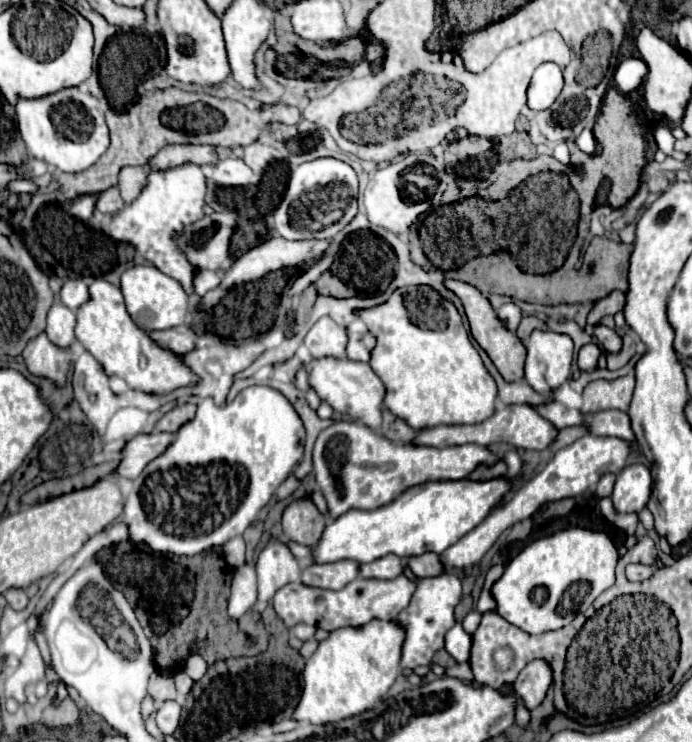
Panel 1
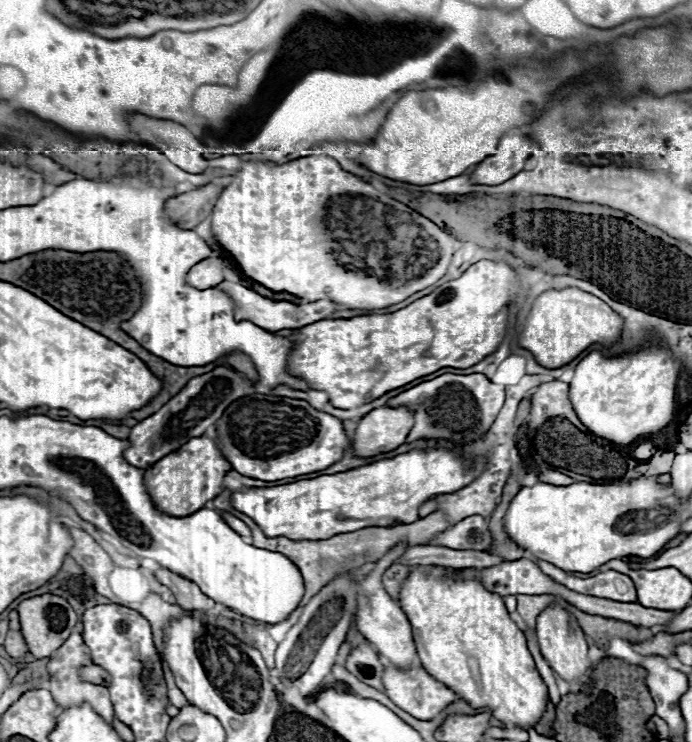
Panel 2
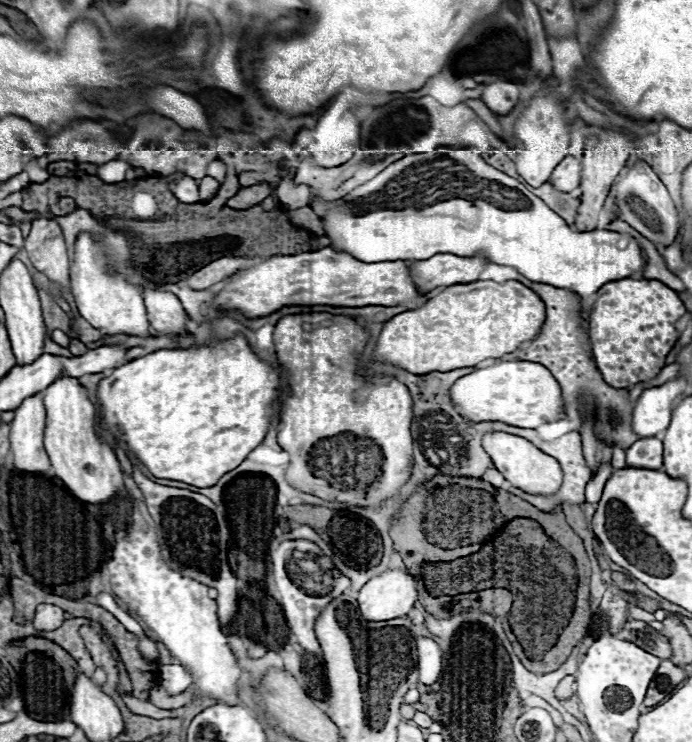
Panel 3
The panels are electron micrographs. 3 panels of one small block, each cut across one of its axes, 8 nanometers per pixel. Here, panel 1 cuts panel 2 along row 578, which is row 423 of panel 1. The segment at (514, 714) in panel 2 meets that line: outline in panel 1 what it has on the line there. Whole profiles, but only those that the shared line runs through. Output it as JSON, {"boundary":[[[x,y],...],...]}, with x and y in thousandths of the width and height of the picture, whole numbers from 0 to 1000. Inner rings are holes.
{"boundary":[[[581,388],[572,391],[561,407],[517,420],[517,426],[543,453],[535,493],[558,520],[555,544],[598,580],[627,577],[636,571],[694,571],[714,558],[720,531],[714,509],[705,504],[673,445],[668,442],[668,431],[656,410],[642,404],[636,396],[616,391],[618,388]]]}

